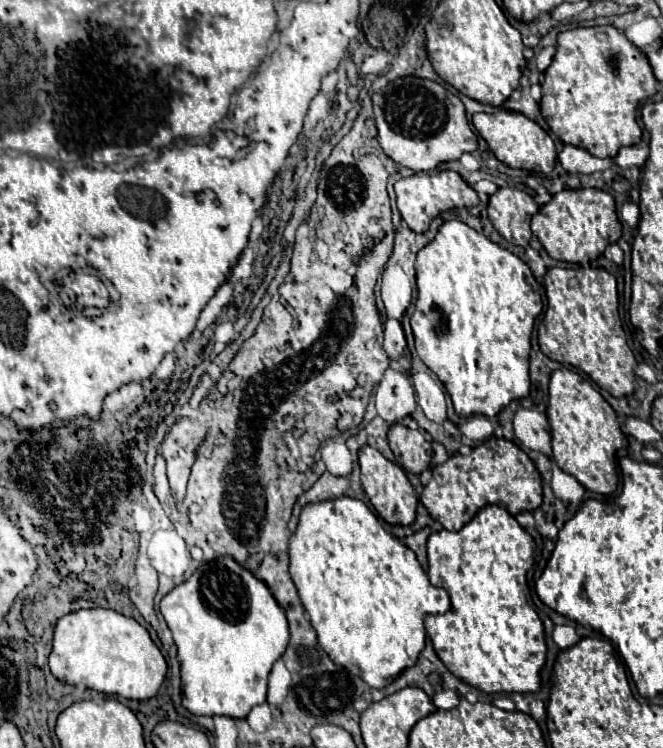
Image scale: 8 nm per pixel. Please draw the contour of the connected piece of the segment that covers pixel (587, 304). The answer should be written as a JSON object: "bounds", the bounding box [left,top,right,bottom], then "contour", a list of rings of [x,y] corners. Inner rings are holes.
{"bounds":[537,267,636,398],"contour":[[[599,267],[549,268],[545,292],[547,312],[537,328],[541,352],[551,360],[583,370],[599,388],[615,398],[632,395],[636,389],[635,356],[627,346],[619,320],[615,278]]]}

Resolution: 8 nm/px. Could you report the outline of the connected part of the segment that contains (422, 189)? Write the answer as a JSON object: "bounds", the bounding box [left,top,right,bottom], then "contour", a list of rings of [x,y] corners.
{"bounds":[395,170,479,234],"contour":[[[441,170],[441,172],[435,172],[435,174],[421,172],[421,174],[413,174],[409,178],[401,178],[395,184],[395,194],[397,194],[397,208],[403,216],[403,220],[417,234],[425,232],[429,228],[431,220],[439,212],[445,212],[445,210],[451,210],[451,208],[461,208],[461,206],[471,208],[471,206],[479,204],[477,192],[453,170]]]}

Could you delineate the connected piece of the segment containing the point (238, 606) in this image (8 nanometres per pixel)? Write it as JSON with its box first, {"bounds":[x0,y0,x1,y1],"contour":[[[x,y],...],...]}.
{"bounds":[161,556,289,718],"contour":[[[219,556],[205,562],[183,584],[175,586],[161,600],[161,614],[173,632],[177,656],[181,662],[183,706],[199,716],[245,718],[253,706],[267,700],[267,676],[277,658],[283,656],[289,642],[289,624],[269,586],[255,578],[245,566],[231,556]]]}

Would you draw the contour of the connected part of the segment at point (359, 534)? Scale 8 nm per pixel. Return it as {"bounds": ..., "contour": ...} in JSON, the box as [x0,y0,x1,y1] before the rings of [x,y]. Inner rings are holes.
{"bounds":[289,496,451,688],"contour":[[[343,496],[343,498],[335,498],[335,500],[325,500],[325,502],[317,502],[317,504],[307,504],[301,512],[301,518],[299,518],[299,526],[297,530],[293,532],[291,536],[291,542],[289,542],[289,572],[291,572],[291,578],[293,578],[293,584],[297,586],[297,592],[301,596],[301,602],[305,606],[305,610],[309,612],[311,616],[311,624],[317,632],[317,638],[319,638],[319,646],[329,654],[329,658],[343,666],[345,670],[353,672],[355,676],[361,676],[369,686],[373,688],[383,688],[387,684],[391,684],[403,670],[411,668],[419,654],[423,652],[425,648],[425,626],[423,626],[423,620],[425,616],[429,614],[445,614],[449,608],[451,608],[451,602],[449,602],[449,594],[443,590],[443,588],[437,588],[429,582],[425,570],[421,568],[421,564],[417,562],[417,556],[413,550],[409,550],[405,544],[401,544],[401,541],[395,536],[391,536],[379,522],[379,518],[369,510],[369,506],[363,502],[363,500],[357,500],[357,498],[349,498],[349,496]]]}

